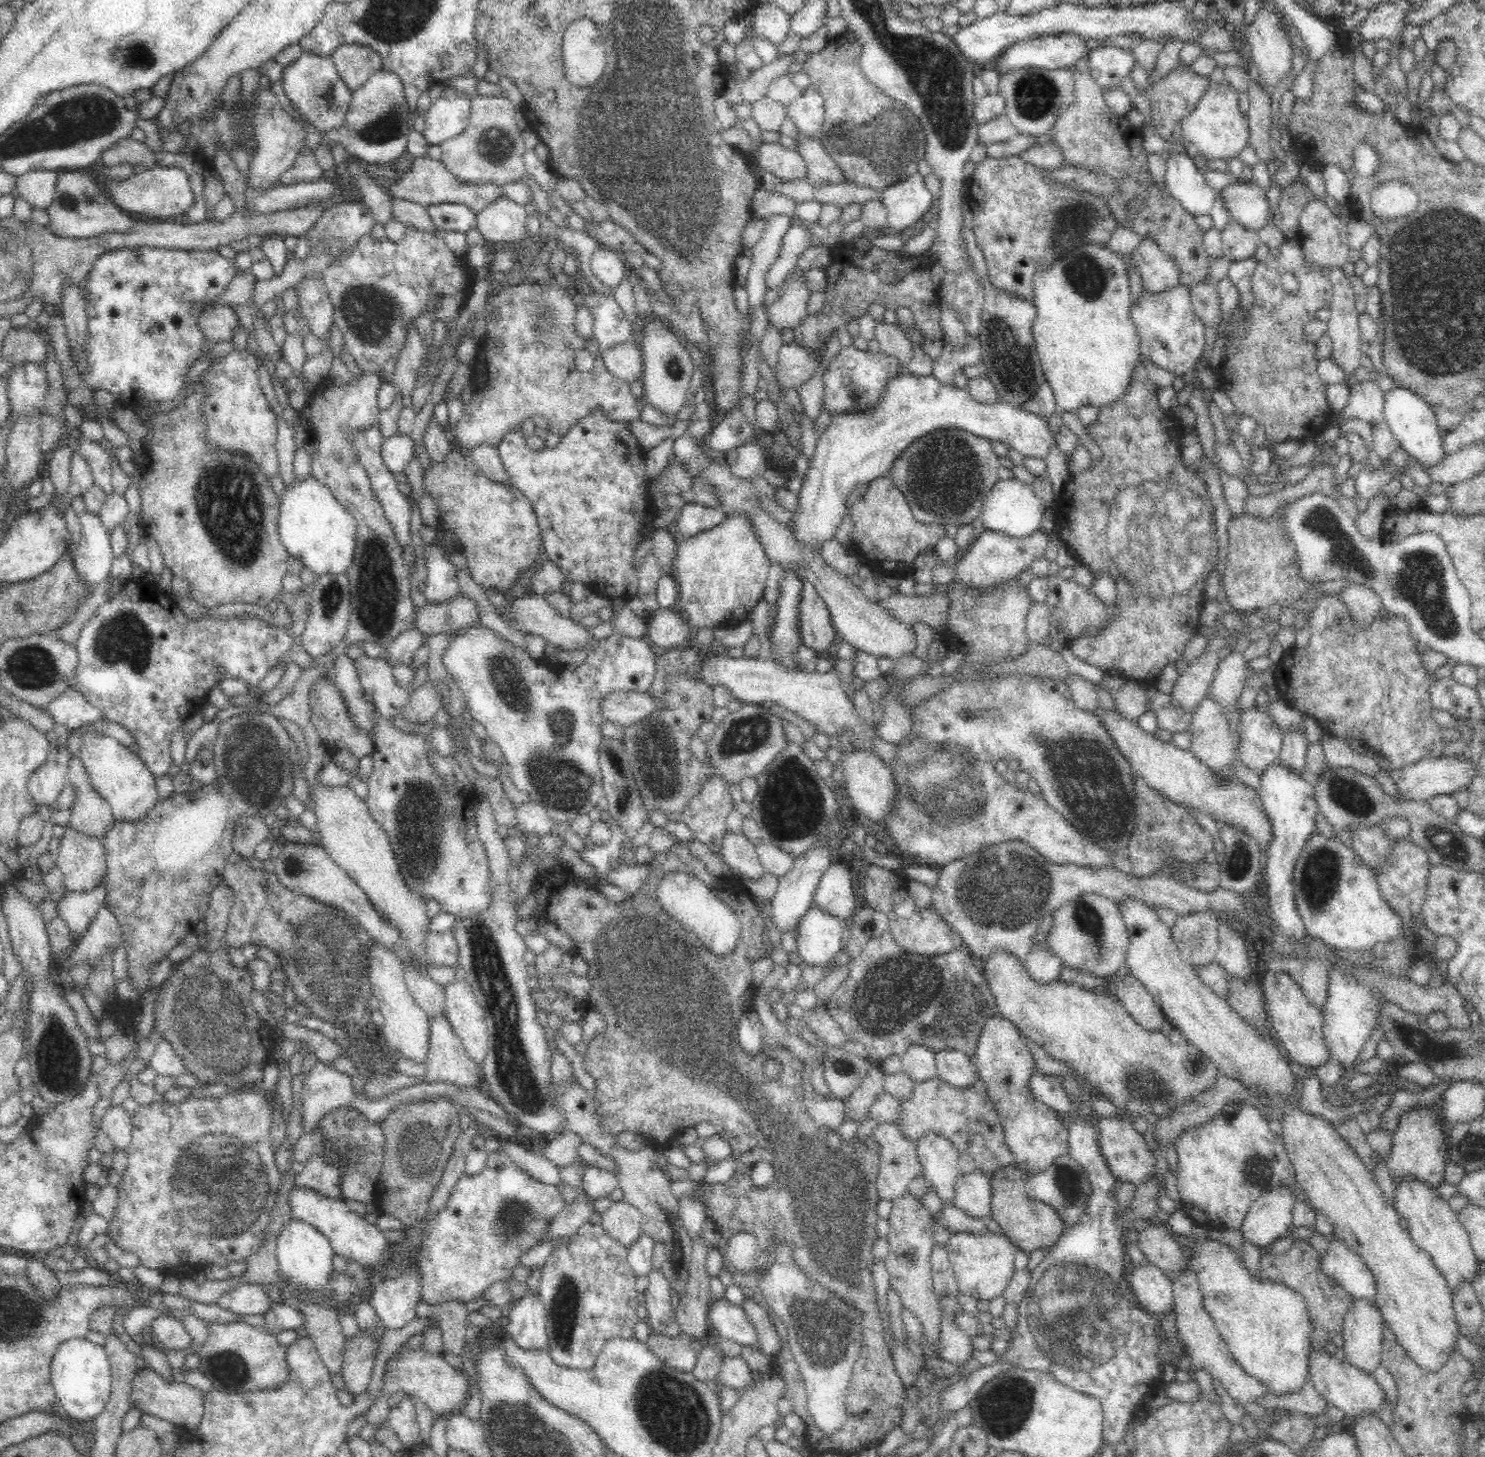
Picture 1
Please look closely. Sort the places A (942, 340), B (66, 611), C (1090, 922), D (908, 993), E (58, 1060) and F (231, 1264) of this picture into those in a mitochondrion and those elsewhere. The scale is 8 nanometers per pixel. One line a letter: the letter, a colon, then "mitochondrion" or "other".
A: other
B: other
C: mitochondrion
D: mitochondrion
E: mitochondrion
F: other

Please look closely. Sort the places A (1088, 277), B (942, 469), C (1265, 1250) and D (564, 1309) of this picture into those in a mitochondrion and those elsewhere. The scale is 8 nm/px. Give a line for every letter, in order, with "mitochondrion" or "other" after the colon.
A: mitochondrion
B: mitochondrion
C: other
D: mitochondrion

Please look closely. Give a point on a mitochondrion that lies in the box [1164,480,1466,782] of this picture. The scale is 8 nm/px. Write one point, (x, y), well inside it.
(1423, 577)

